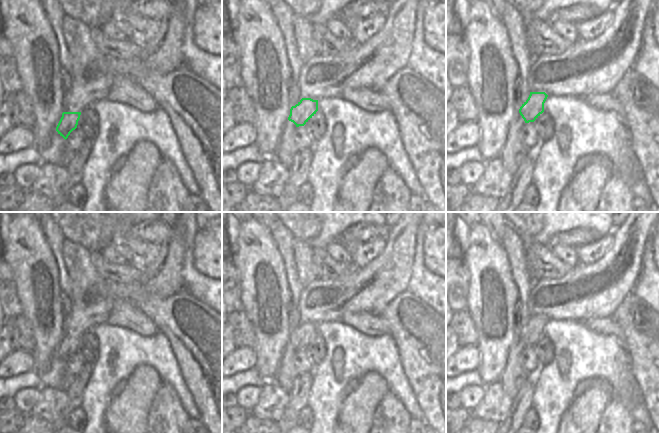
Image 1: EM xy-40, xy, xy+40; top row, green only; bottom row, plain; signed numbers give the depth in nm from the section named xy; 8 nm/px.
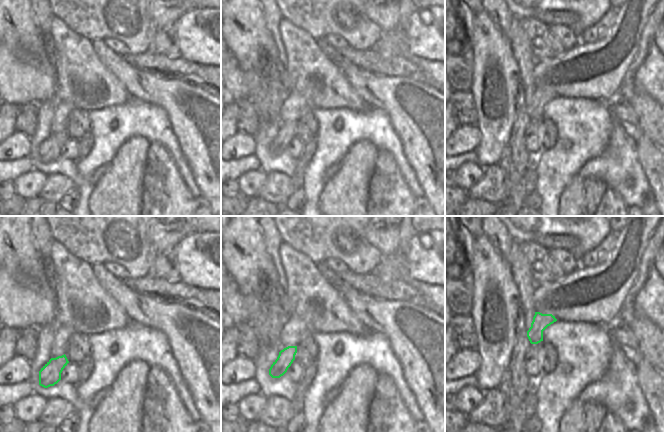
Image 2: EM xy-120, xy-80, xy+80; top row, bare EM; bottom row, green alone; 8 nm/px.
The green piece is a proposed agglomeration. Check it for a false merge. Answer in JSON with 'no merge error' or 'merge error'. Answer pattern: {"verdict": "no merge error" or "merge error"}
{"verdict": "no merge error"}

